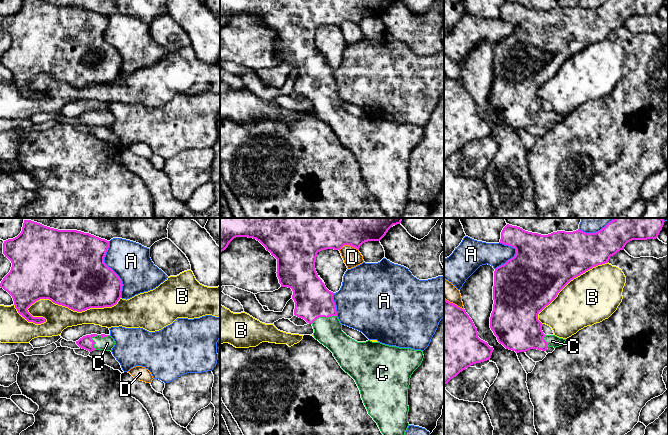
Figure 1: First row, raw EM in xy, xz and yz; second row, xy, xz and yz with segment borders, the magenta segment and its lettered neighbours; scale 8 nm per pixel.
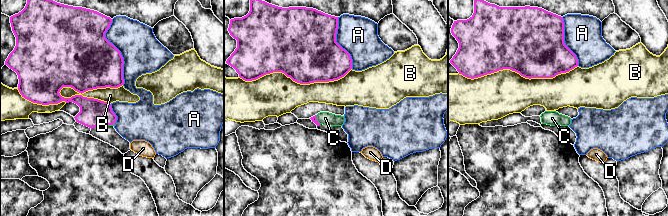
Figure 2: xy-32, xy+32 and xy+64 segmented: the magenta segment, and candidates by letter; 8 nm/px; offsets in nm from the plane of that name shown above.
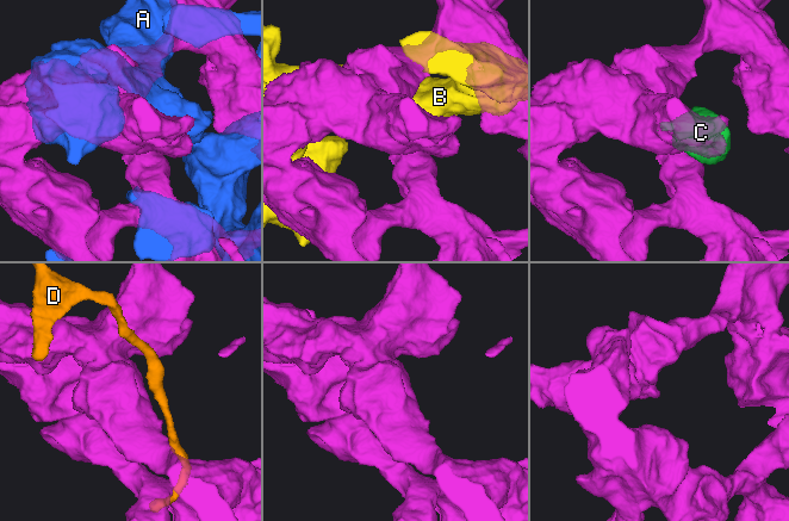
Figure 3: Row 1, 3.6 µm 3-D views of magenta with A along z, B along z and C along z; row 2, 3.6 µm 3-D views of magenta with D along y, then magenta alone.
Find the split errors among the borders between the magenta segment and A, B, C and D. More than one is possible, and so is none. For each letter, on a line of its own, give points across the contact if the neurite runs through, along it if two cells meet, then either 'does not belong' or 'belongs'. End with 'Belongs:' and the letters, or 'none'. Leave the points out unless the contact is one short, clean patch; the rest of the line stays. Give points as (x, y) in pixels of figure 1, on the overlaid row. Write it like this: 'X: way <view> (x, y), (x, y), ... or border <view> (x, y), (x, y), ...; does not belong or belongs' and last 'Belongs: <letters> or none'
A: does not belong
B: does not belong
C: way xy (85, 342), (94, 336), (100, 342), (107, 343); belongs
D: does not belong
Belongs: C

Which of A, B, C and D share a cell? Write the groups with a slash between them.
A / B / C / D

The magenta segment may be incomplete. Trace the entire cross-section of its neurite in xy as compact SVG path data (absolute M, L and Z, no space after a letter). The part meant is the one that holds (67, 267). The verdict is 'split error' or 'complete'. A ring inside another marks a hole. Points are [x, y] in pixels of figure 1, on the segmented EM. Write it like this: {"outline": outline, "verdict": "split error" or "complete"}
{"outline": "M24 220L21 233L3 243L3 254L11 261L12 267L1 281L0 287L12 296L18 313L28 322L35 324L44 323L46 319L33 317L27 309L40 299L49 299L55 304L77 312L90 308L112 307L121 298L123 284L119 276L104 263L108 248L109 241L89 233L77 230L58 230L31 220Z", "verdict": "complete"}

